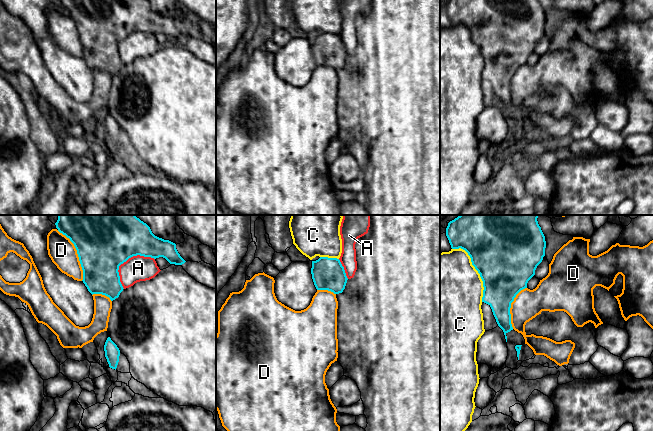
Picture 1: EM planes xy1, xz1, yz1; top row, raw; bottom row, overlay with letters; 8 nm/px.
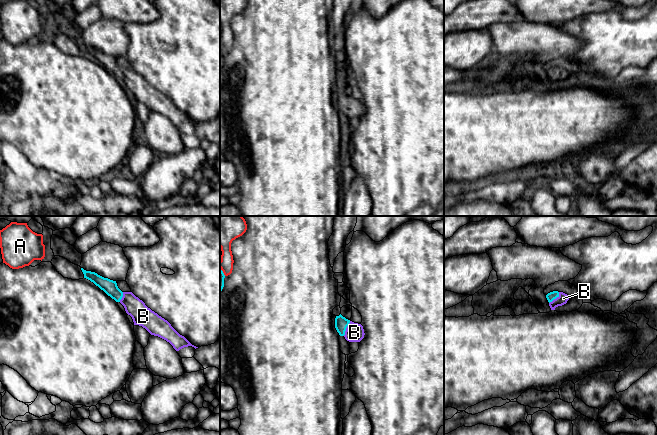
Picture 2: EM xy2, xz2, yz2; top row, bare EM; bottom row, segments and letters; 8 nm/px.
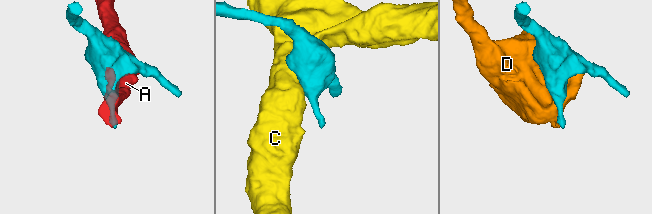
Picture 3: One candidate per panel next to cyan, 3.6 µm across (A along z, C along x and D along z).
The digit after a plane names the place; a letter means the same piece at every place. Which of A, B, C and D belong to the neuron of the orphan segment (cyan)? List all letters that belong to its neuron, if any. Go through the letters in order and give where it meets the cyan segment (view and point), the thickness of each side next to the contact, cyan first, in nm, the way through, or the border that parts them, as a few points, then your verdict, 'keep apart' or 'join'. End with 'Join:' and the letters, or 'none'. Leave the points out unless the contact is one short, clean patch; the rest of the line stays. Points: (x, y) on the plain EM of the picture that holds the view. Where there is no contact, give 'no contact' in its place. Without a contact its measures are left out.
A: meets cyan in xy1 at (126, 36); 400 nm thick on the cyan side, 220 nm on the other; keep apart
B: meets cyan in xz2 at (346, 103); 110 nm thick on the cyan side, 150 nm on the other; runs through xz2 (341, 99), (346, 103), (354, 108); join
C: meets cyan in yz1 at (476, 45); 500 nm thick on the cyan side, 500 nm on the other; keep apart
D: meets cyan in xy1 at (77, 29); 400 nm thick on the cyan side, 220 nm on the other; keep apart
Join: B

